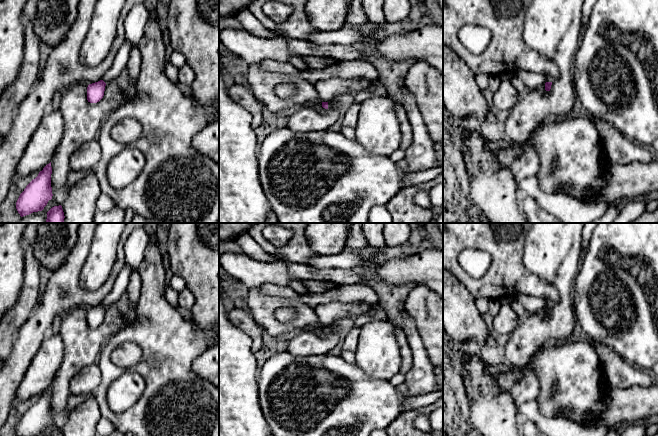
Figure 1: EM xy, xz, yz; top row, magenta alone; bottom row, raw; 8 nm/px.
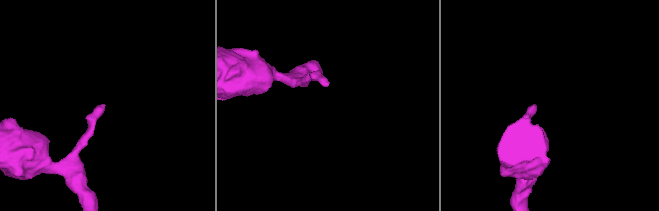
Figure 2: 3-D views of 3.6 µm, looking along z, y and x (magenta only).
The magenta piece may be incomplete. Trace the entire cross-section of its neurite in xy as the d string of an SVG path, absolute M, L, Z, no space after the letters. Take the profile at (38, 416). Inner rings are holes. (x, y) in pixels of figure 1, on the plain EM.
M50 386L20 418L16 426L16 433L18 436L38 436L44 433L53 420L51 398L52 391Z

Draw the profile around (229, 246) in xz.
M226 241L219 245L219 256L226 252L241 252L241 248L236 243L236 241Z

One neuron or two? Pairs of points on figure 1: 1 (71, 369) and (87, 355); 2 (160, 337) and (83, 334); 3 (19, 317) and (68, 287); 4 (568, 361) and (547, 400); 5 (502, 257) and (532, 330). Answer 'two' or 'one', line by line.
1: one
2: two
3: two
4: one
5: two

